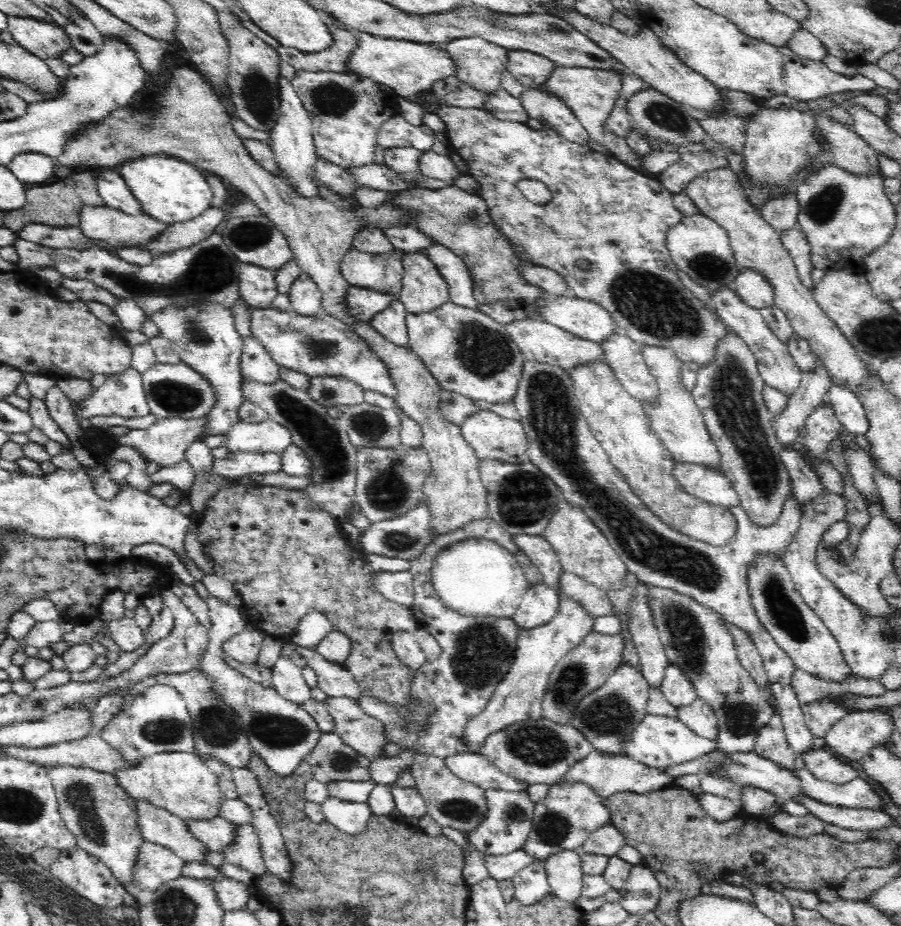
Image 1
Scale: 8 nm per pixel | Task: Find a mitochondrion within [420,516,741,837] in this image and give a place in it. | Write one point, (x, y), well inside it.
(479, 653)

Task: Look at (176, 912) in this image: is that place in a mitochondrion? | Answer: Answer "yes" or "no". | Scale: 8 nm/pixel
yes

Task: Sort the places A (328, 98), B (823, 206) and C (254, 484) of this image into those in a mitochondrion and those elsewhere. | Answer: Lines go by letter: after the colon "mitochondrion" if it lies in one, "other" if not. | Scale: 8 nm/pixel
A: mitochondrion
B: mitochondrion
C: other

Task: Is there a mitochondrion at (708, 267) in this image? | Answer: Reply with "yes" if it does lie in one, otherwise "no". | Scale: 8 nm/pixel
yes

